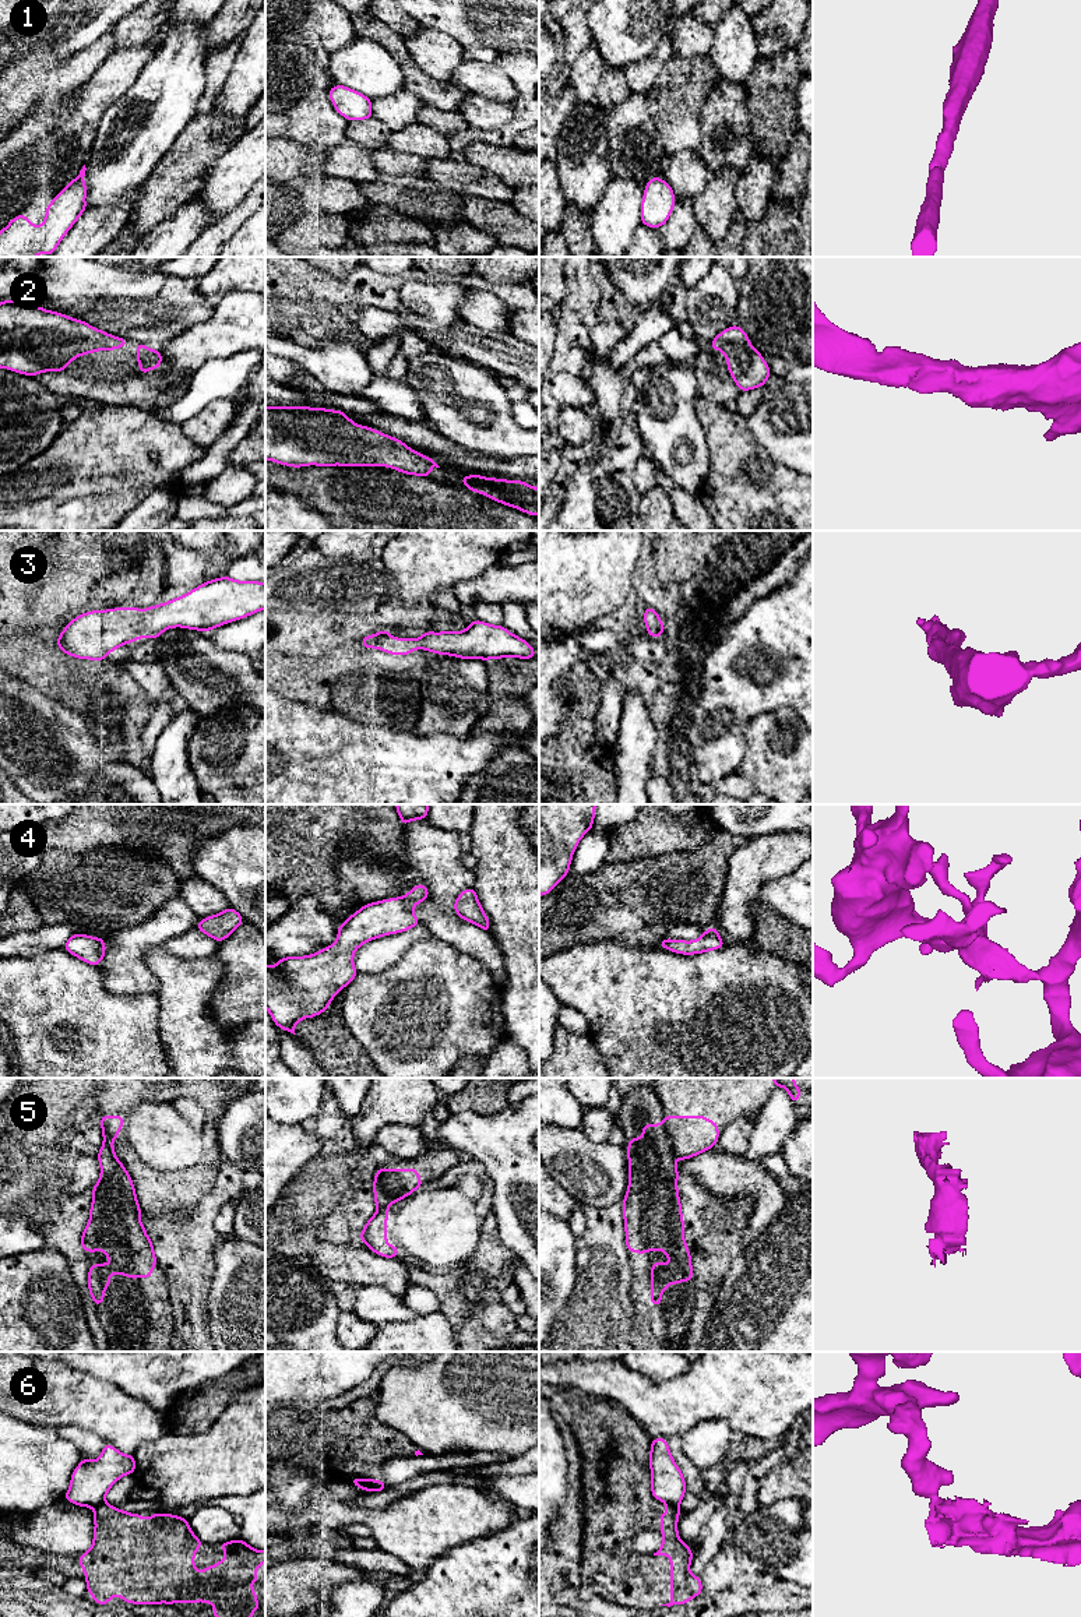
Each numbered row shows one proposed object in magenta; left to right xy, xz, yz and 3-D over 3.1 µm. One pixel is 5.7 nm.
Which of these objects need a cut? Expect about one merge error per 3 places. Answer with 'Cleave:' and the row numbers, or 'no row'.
Cleave: 5, 6

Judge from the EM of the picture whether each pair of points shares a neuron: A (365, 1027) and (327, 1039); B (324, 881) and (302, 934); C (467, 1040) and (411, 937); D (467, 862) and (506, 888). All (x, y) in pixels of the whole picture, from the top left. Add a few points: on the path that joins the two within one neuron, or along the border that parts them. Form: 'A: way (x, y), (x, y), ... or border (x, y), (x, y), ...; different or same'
A: border (338, 1014), (369, 1057); different
B: border (292, 904), (305, 897), (312, 897), (337, 926); different
C: border (433, 936), (418, 940), (391, 966); different
D: border (471, 851), (476, 859), (474, 870); different

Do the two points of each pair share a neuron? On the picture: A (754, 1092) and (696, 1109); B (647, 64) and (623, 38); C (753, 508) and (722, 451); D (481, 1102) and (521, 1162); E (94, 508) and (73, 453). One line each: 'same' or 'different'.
A: same
B: different
C: same
D: different
E: same

